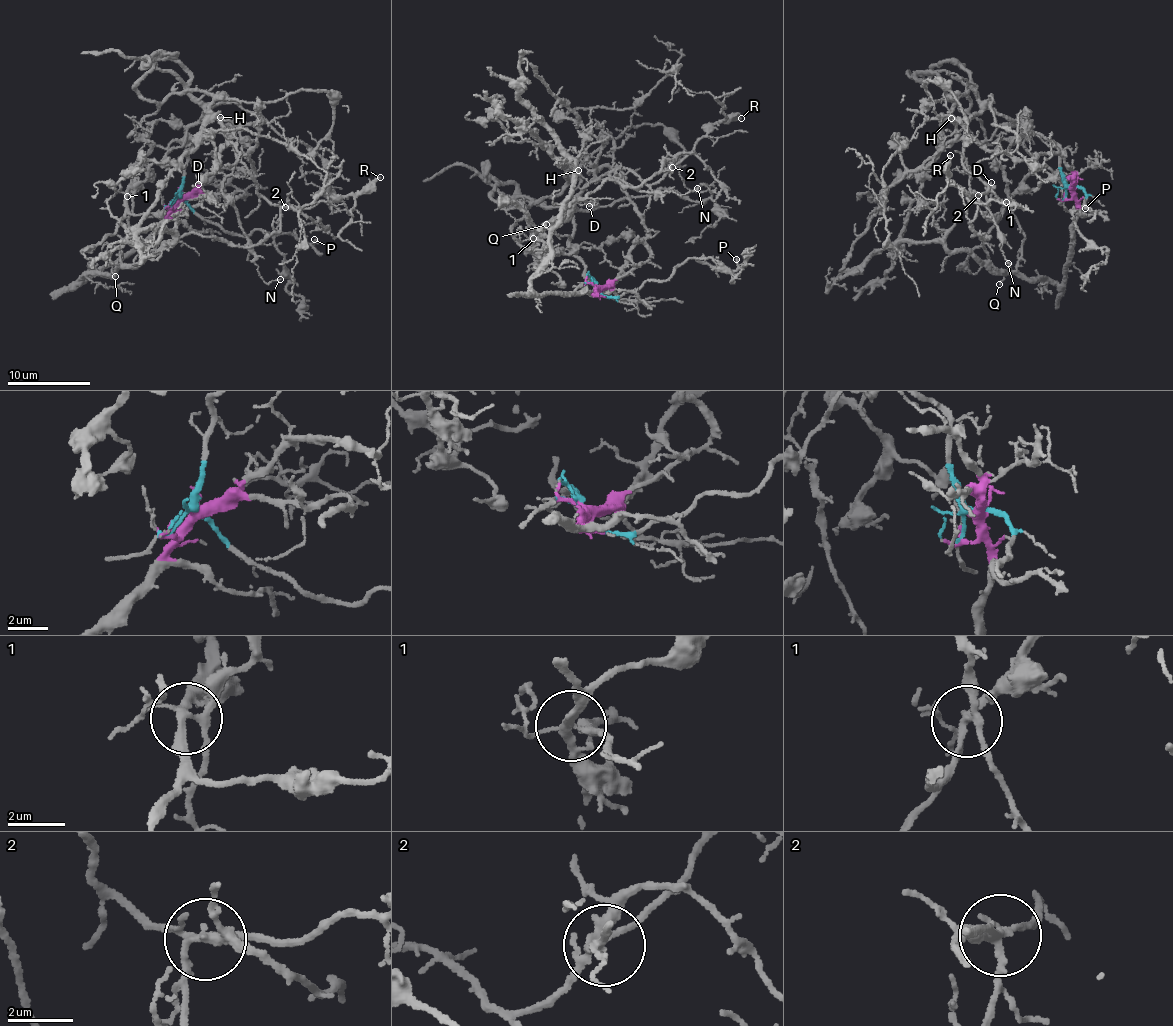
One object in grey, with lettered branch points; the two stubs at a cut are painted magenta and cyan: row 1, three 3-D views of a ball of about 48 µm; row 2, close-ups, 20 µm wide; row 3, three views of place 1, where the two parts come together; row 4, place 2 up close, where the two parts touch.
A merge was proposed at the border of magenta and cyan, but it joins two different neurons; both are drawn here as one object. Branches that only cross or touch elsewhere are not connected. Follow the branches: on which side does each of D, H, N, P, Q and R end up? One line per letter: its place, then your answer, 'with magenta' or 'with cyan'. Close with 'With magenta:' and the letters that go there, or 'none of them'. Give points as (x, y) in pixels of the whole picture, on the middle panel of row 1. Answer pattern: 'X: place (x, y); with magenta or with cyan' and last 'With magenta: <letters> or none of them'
D: place (589, 206); with cyan
H: place (578, 170); with magenta
N: place (697, 188); with cyan
P: place (736, 259); with cyan
Q: place (546, 224); with magenta
R: place (741, 118); with cyan
With magenta: H, Q

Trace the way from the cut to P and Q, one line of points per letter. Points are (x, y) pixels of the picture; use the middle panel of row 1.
P: (598, 289), (608, 295), (621, 297), (654, 281), (664, 281), (689, 259), (734, 271), (738, 266), (735, 259)
Q: (598, 289), (594, 294), (534, 293), (530, 276), (548, 252), (549, 232), (545, 228), (543, 231), (547, 224)

